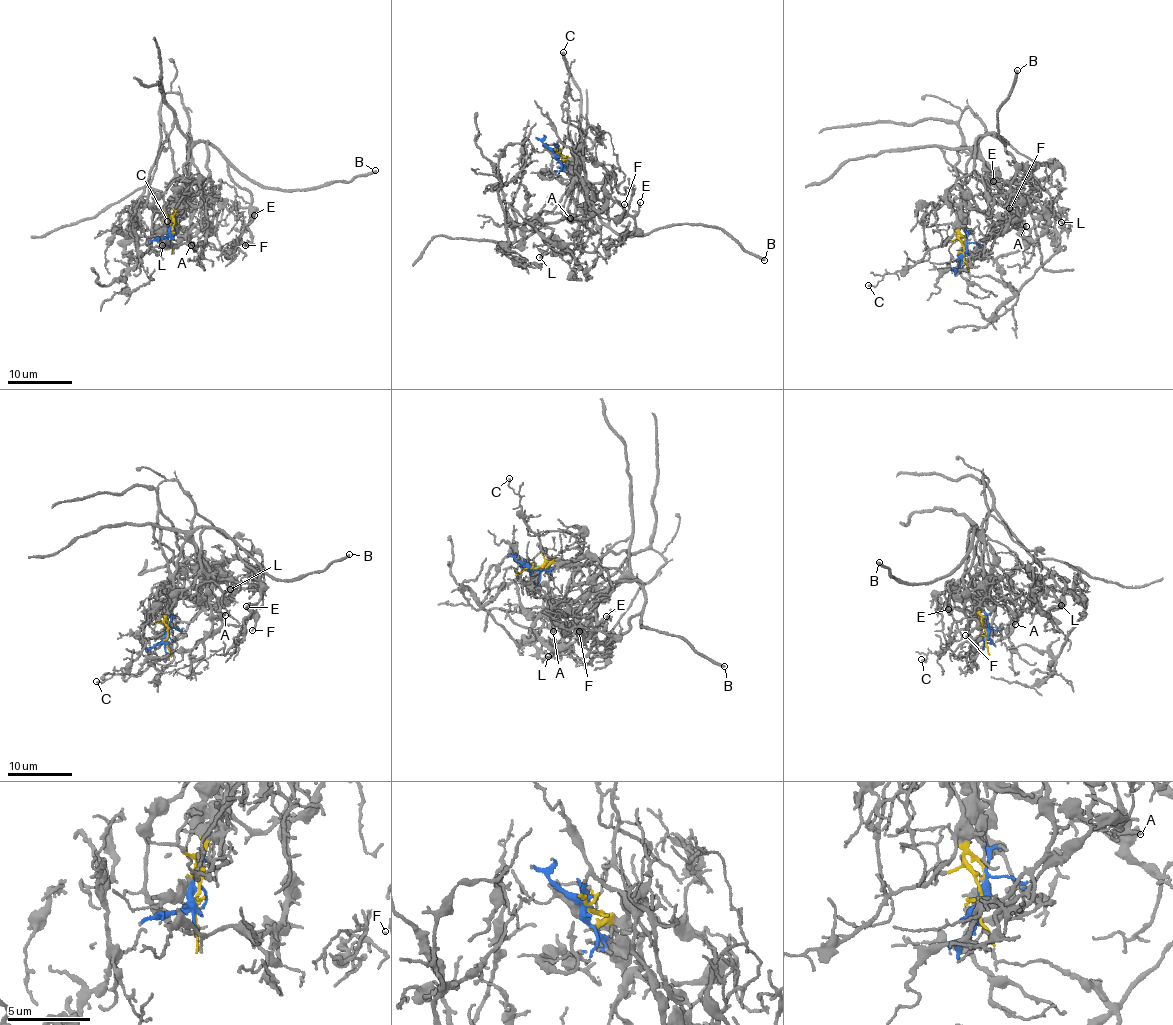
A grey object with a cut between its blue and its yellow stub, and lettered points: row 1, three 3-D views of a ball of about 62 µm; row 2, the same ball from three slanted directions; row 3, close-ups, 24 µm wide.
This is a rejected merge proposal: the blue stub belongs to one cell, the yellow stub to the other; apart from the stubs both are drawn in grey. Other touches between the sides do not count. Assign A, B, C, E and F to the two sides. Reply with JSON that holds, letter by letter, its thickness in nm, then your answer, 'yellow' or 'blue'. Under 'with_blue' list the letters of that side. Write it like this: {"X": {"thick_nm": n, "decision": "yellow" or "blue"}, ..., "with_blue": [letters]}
{"A": {"thick_nm": 160, "decision": "yellow"}, "B": {"thick_nm": 280, "decision": "yellow"}, "C": {"thick_nm": 120, "decision": "yellow"}, "E": {"thick_nm": 180, "decision": "yellow"}, "F": {"thick_nm": 150, "decision": "yellow"}, "with_blue": []}

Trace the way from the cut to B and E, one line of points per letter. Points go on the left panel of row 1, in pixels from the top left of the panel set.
B: (172, 234), (189, 146), (200, 141), (217, 146), (246, 175), (267, 187), (294, 191), (326, 186), (375, 170)
E: (172, 234), (187, 150), (200, 141), (214, 147), (223, 157), (229, 175), (250, 193), (251, 221), (253, 215)

